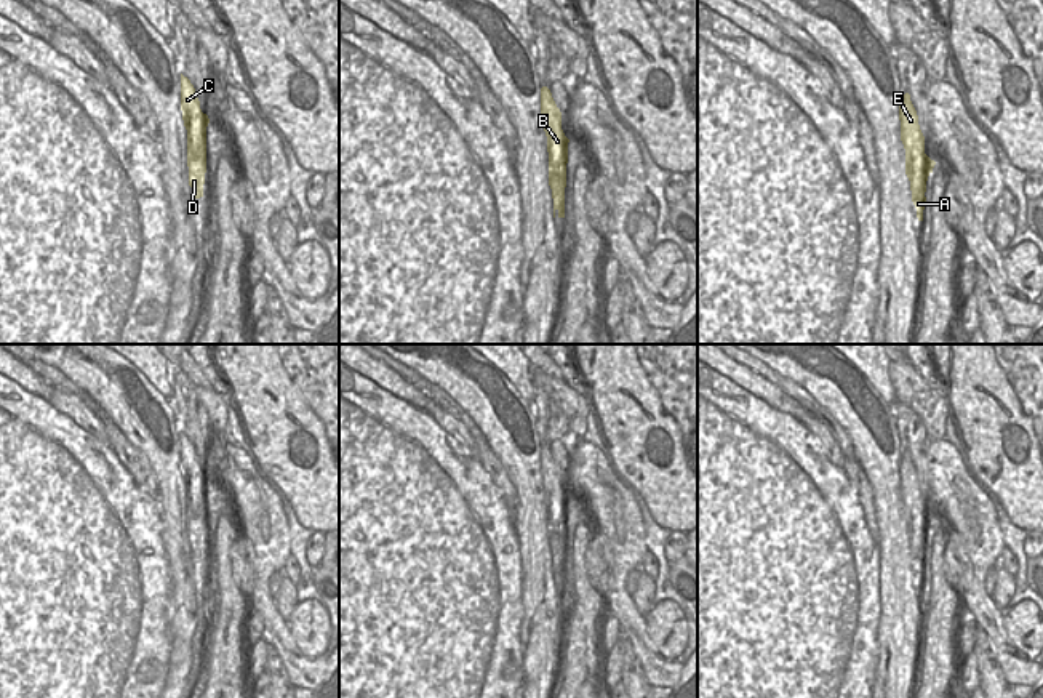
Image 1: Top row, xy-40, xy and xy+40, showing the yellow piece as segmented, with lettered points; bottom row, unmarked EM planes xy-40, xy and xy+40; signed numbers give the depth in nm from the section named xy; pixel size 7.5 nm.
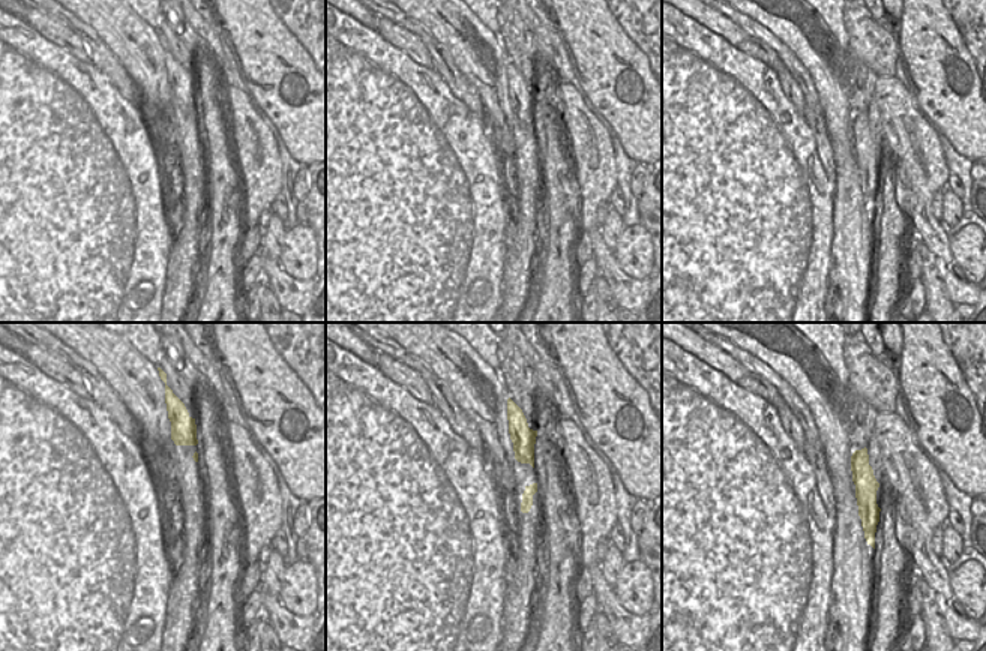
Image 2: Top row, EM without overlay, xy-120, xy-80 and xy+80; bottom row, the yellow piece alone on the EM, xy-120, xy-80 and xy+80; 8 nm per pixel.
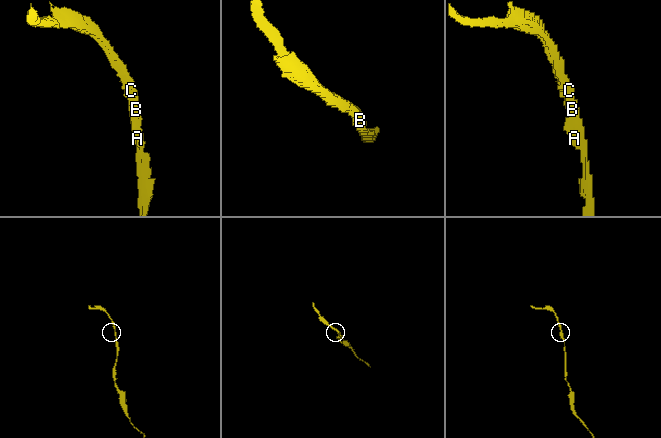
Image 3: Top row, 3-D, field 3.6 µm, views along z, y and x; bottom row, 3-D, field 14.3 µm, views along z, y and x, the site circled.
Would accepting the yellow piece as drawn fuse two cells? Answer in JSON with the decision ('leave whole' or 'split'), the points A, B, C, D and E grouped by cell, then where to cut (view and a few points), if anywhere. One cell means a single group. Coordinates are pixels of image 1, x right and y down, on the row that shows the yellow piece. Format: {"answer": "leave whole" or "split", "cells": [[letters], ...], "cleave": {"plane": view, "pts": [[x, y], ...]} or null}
{"answer": "leave whole", "cells": [["A", "B", "C", "D", "E"]], "cleave": null}

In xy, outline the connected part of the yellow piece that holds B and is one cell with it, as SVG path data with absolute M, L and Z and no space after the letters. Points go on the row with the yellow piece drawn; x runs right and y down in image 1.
M547 86L541 88L541 117L542 128L547 136L549 186L552 189L553 199L553 218L565 218L565 187L569 139L561 130L561 112L557 107Z

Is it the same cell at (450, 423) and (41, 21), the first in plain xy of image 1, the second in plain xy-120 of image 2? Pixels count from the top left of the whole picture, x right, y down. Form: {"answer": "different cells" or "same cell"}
{"answer": "same cell"}

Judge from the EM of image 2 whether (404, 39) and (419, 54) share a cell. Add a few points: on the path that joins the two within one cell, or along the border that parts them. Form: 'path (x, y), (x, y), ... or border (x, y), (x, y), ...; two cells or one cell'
path (407, 42), (416, 51); one cell

